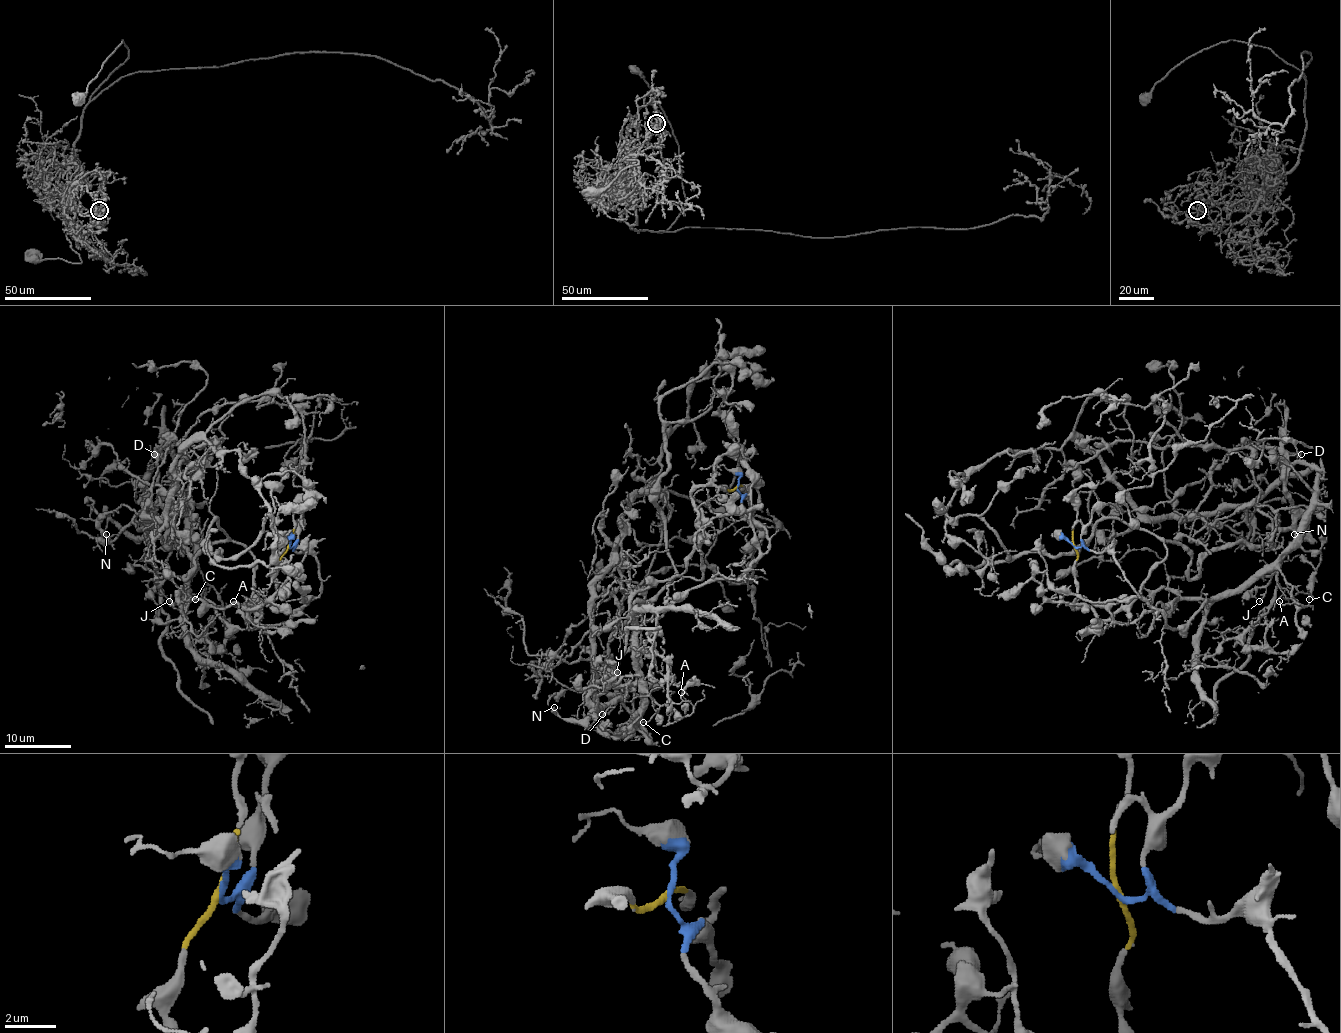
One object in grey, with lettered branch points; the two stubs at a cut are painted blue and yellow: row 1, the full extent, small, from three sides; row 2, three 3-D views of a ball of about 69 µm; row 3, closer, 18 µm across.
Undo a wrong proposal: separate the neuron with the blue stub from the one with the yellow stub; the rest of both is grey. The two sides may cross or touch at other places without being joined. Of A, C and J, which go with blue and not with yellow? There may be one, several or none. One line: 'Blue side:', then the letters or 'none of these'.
Blue side: A, C, J

